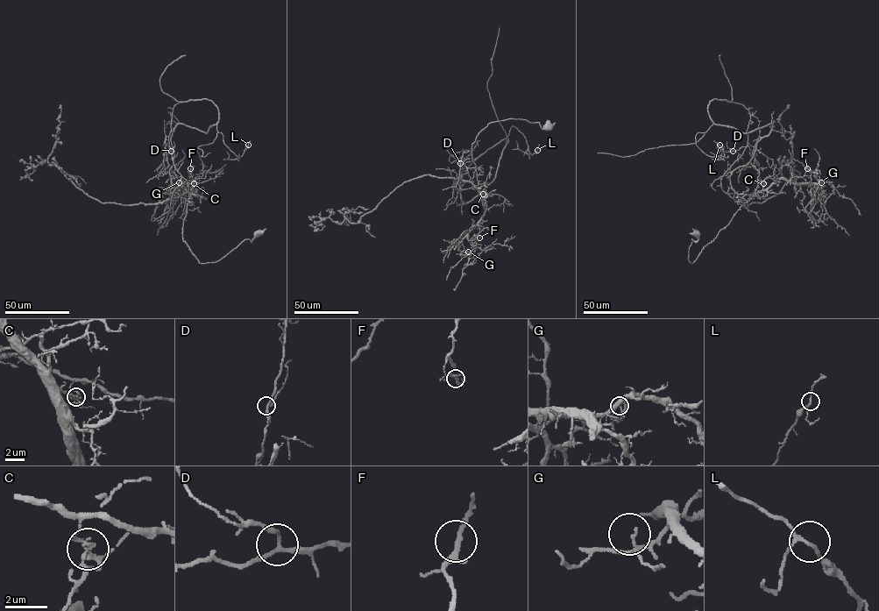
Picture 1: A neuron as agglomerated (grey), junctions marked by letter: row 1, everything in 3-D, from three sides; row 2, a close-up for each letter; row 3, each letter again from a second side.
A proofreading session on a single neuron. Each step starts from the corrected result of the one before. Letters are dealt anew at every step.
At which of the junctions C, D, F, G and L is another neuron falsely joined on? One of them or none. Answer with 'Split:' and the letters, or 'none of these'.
Split: C

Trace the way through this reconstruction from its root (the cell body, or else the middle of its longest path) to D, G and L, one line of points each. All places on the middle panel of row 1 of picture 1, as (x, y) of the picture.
D: (548, 125), (480, 131), (483, 193), (455, 184), (467, 202), (507, 138), (461, 181), (460, 163)
G: (548, 125), (508, 118), (490, 122), (478, 134), (471, 156), (485, 213), (468, 234), (473, 248), (468, 252)
L: (548, 125), (490, 122), (471, 145), (483, 193), (454, 188), (467, 202), (492, 181), (512, 125), (537, 150)

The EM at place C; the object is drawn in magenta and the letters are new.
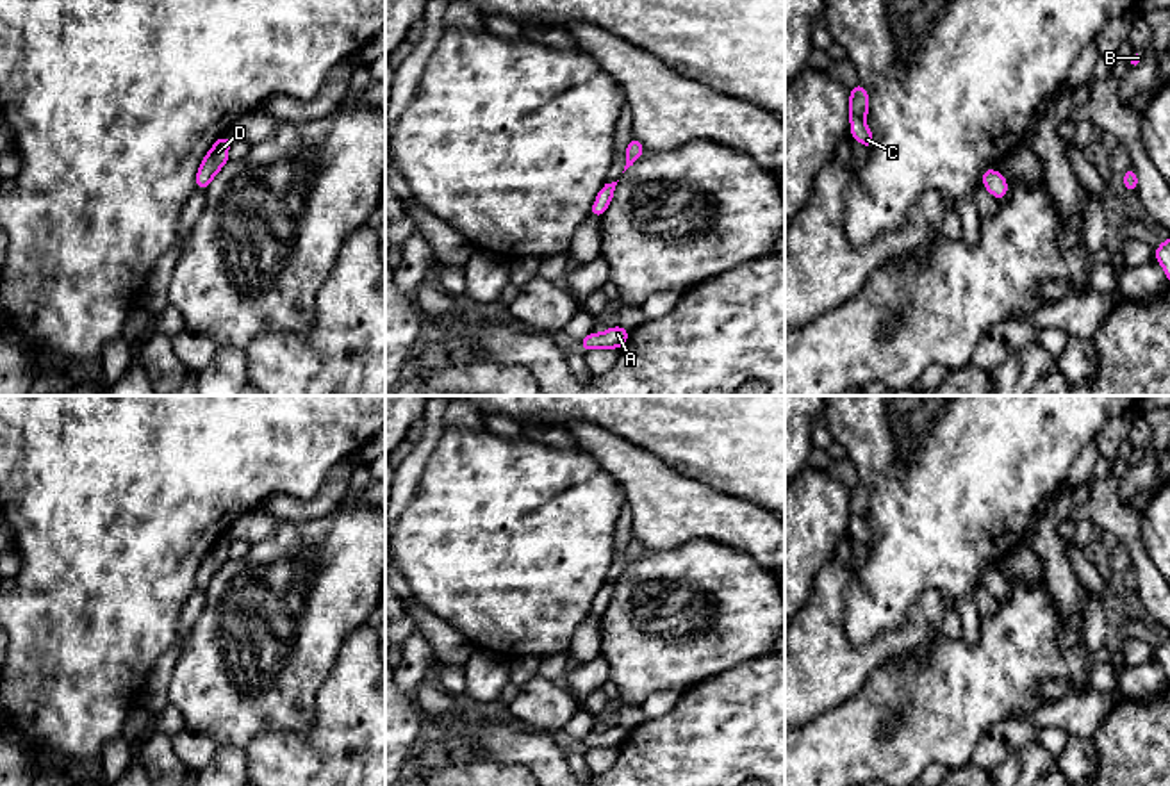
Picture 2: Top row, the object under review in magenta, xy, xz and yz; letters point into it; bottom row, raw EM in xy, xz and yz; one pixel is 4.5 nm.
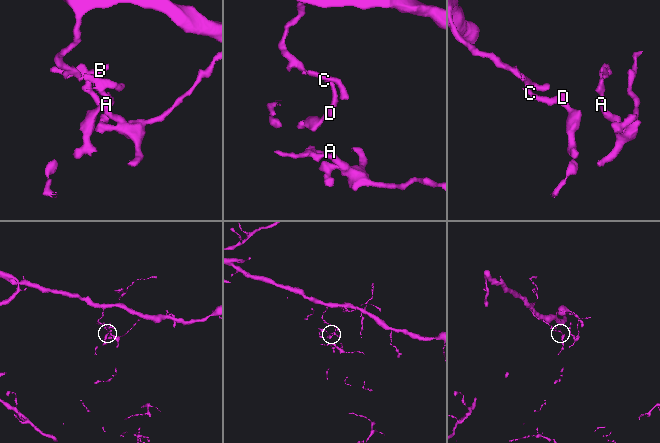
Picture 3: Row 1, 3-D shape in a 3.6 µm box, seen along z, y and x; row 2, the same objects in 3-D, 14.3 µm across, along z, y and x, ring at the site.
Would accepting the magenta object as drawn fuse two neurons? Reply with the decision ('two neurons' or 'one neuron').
two neurons

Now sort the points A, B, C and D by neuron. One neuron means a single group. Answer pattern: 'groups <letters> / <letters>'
groups A B / C D

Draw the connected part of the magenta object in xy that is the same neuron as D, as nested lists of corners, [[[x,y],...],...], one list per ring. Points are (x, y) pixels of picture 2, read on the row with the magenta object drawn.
[[[225,134],[219,137],[210,151],[205,155],[205,159],[200,164],[200,169],[196,173],[196,178],[202,178],[205,184],[205,189],[210,185],[214,175],[228,162],[228,146],[230,139]]]

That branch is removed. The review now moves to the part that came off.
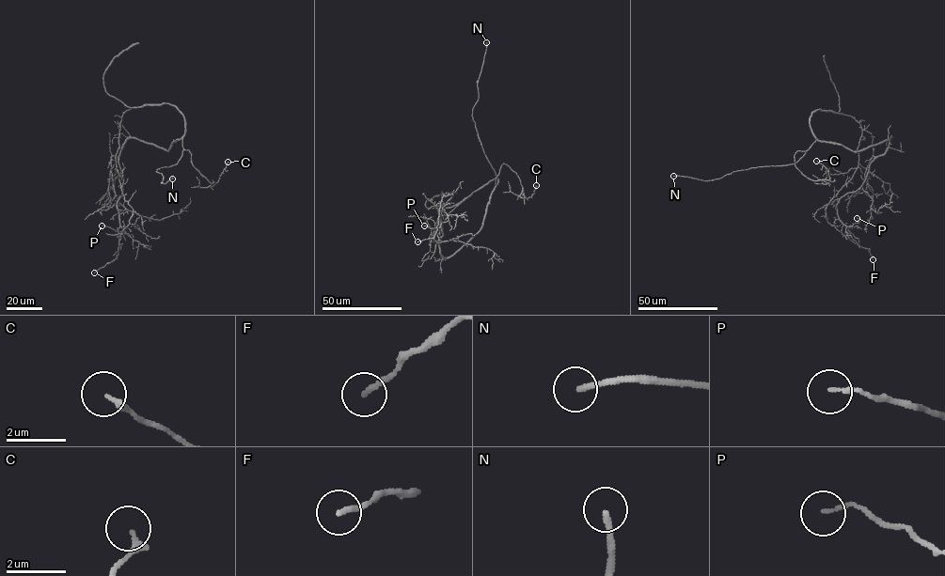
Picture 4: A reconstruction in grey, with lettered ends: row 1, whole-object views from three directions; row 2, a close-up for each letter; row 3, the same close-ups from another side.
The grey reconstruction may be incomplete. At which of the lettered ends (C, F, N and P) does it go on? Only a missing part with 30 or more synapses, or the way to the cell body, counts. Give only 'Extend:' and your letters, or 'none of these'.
Extend: N

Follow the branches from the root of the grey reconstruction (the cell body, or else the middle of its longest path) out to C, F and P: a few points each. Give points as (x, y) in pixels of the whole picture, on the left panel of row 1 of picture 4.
C: (184, 120), (182, 147), (191, 154), (192, 164), (211, 183), (218, 181), (228, 162)
F: (184, 120), (167, 103), (145, 104), (123, 114), (116, 166), (133, 214), (120, 234), (117, 257), (94, 272)
P: (184, 120), (184, 133), (168, 150), (126, 140), (119, 153), (123, 185), (117, 208), (129, 235), (102, 225)

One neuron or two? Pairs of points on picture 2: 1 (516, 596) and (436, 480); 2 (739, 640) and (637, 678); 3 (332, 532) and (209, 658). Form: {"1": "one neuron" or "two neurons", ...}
{"1": "one neuron", "2": "one neuron", "3": "one neuron"}

